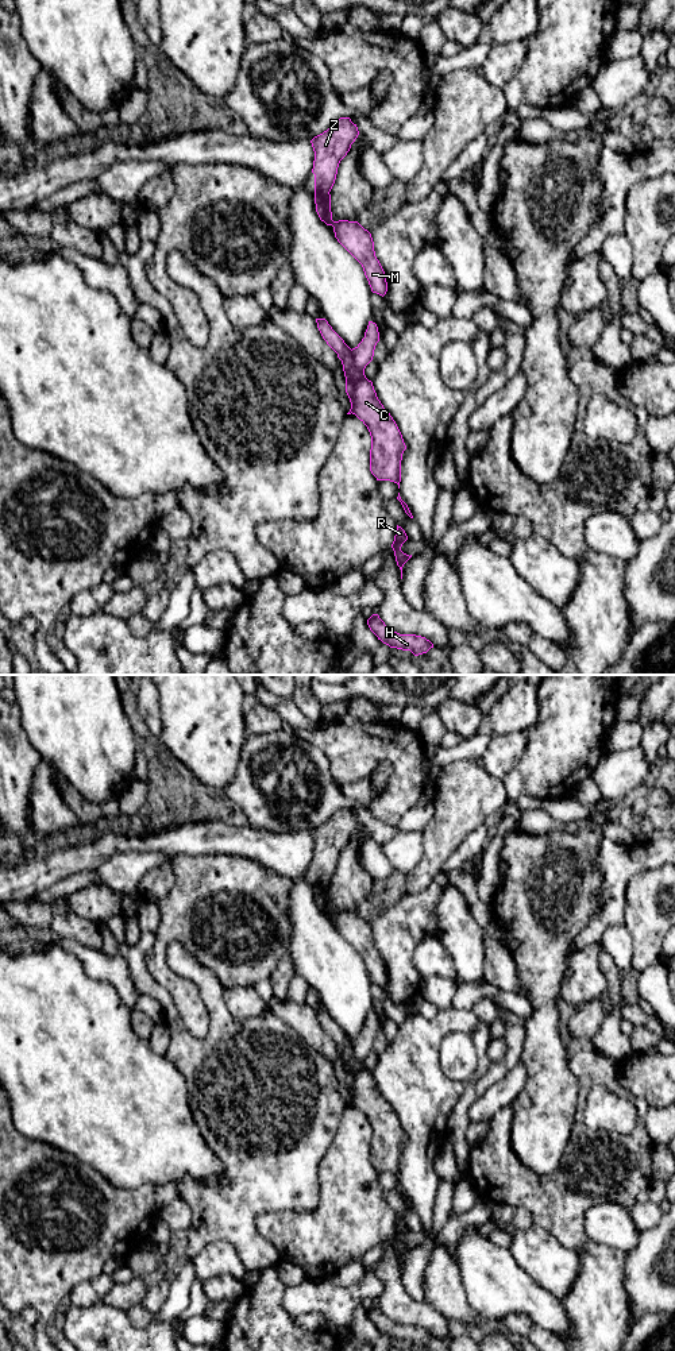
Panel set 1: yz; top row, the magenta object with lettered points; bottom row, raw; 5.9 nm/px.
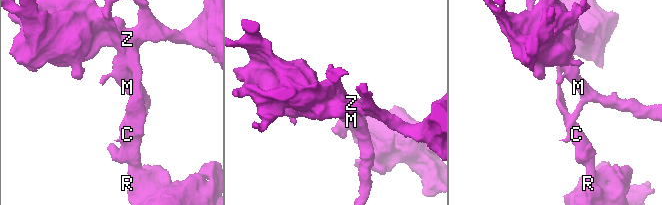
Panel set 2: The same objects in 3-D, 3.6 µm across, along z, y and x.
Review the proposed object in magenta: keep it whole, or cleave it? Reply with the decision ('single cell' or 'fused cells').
fused cells

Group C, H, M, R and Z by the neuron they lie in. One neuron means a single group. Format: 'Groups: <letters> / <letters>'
Groups: C H R Z / M

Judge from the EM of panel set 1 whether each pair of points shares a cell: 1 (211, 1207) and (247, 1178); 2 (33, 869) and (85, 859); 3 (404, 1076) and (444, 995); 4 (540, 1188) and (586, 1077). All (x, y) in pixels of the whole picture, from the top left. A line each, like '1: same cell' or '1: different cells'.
1: same cell
2: same cell
3: different cells
4: same cell

